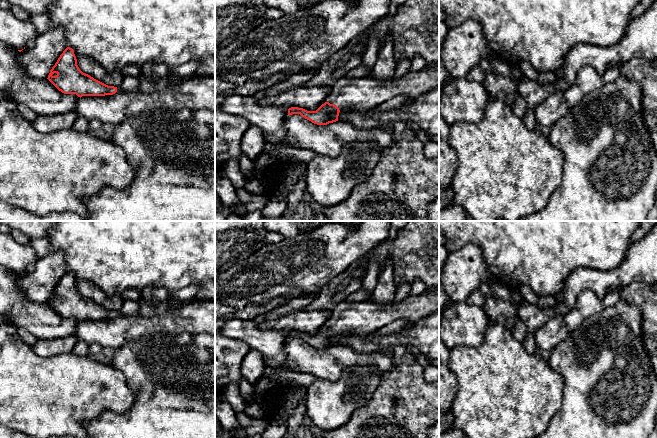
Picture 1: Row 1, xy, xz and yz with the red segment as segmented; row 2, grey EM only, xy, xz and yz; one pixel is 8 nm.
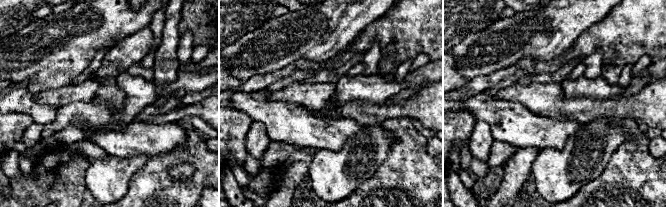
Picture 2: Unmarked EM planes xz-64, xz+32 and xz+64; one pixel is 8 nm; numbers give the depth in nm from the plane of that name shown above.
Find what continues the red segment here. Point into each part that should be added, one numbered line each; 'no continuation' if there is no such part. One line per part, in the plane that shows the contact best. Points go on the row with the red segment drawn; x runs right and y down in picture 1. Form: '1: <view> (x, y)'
1: xz (357, 94)

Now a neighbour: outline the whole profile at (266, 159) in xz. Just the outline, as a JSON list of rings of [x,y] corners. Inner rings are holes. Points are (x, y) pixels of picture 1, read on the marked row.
[[[278,146],[276,149],[263,151],[254,162],[257,173],[261,173],[277,163],[286,162],[291,157],[297,157],[308,163],[316,155],[315,152],[307,149]]]

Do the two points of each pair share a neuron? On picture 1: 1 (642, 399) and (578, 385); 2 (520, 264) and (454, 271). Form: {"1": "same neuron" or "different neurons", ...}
{"1": "same neuron", "2": "different neurons"}

